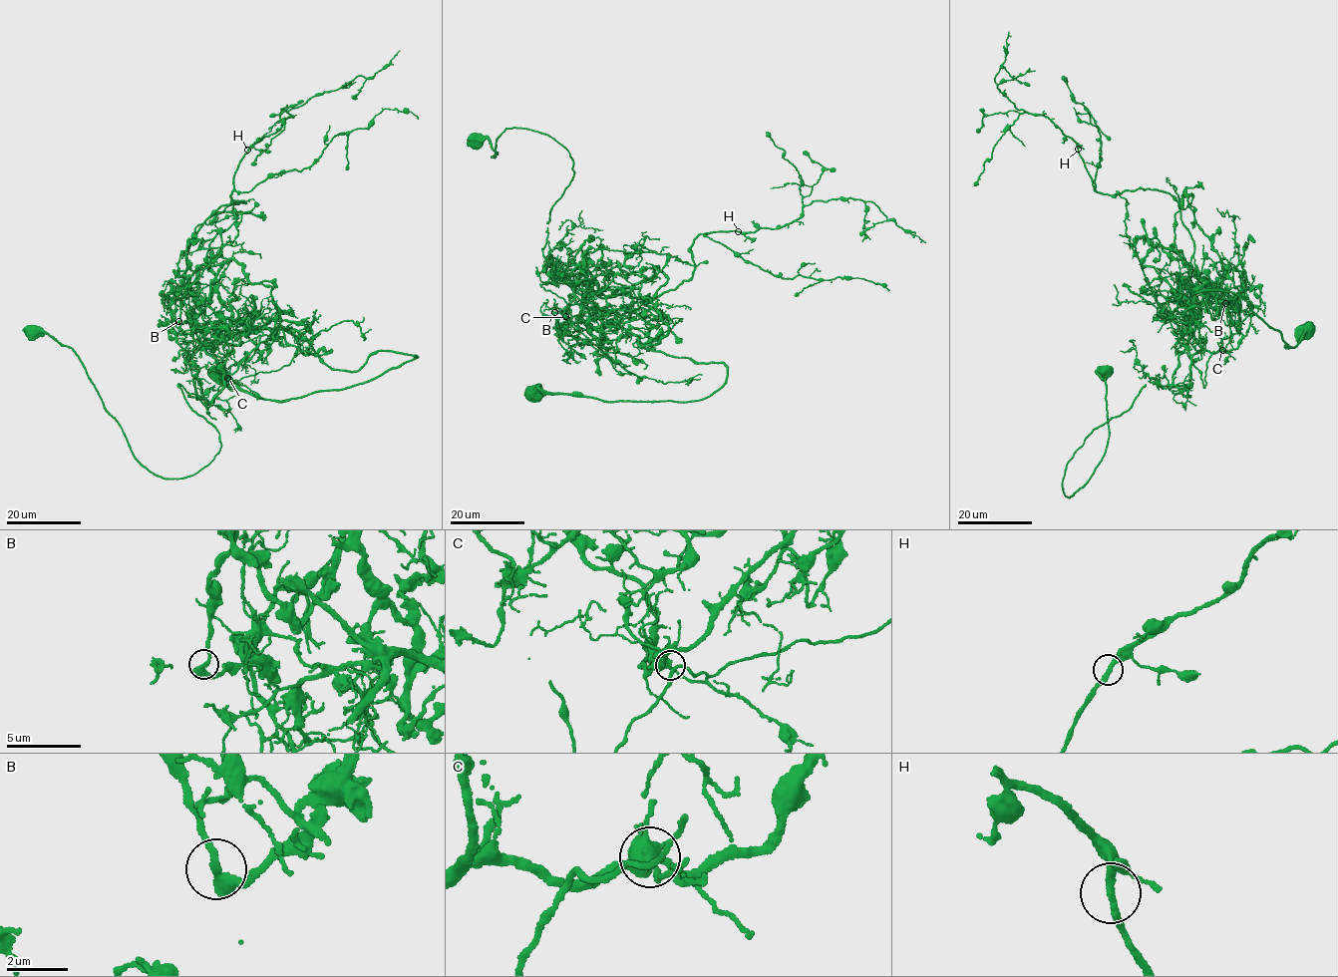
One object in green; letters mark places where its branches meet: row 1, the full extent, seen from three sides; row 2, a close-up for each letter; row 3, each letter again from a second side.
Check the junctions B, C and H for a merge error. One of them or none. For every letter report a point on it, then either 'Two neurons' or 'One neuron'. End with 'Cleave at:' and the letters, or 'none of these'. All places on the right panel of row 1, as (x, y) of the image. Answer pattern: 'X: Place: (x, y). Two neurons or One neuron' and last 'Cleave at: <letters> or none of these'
B: Place: (1225, 303). Two neurons
C: Place: (1222, 350). One neuron
H: Place: (1078, 149). One neuron
Cleave at: B

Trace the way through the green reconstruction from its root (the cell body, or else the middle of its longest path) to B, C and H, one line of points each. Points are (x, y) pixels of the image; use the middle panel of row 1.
B: (532, 394), (687, 401), (726, 379), (722, 363), (648, 351), (598, 319), (558, 325), (554, 312)
C: (532, 394), (687, 401), (726, 379), (722, 363), (641, 348), (616, 323), (625, 309), (574, 297), (565, 316)
H: (532, 394), (715, 393), (722, 363), (641, 348), (585, 293), (675, 289), (694, 270), (694, 239), (738, 231)

